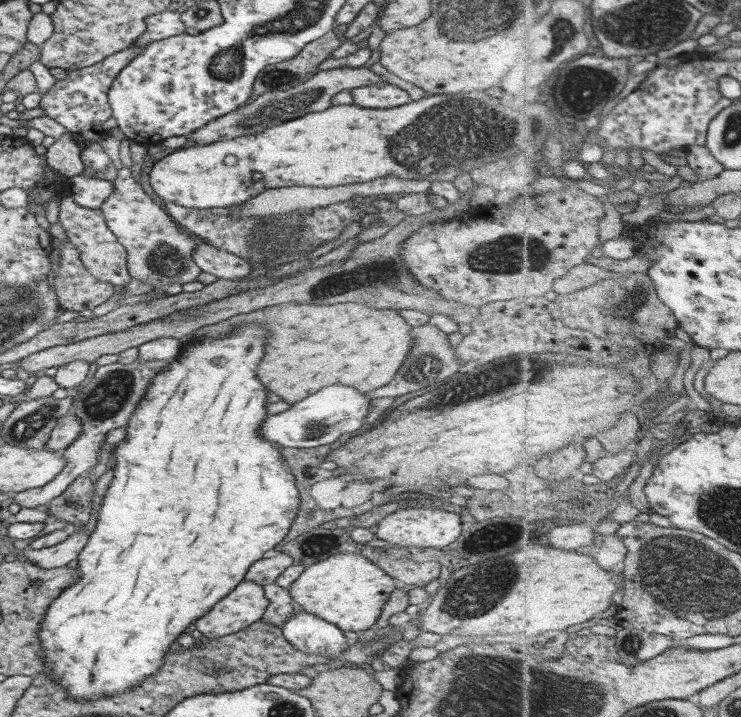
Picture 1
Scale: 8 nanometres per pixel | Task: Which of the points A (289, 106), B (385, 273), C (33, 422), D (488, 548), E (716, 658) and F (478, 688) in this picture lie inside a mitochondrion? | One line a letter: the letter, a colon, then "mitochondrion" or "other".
A: mitochondrion
B: mitochondrion
C: mitochondrion
D: mitochondrion
E: other
F: mitochondrion

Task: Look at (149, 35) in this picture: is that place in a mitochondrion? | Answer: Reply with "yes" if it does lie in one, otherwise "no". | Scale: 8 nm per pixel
no

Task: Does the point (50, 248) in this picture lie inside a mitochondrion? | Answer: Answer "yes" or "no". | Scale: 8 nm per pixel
no

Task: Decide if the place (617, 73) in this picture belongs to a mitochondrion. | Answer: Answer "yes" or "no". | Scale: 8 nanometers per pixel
yes

